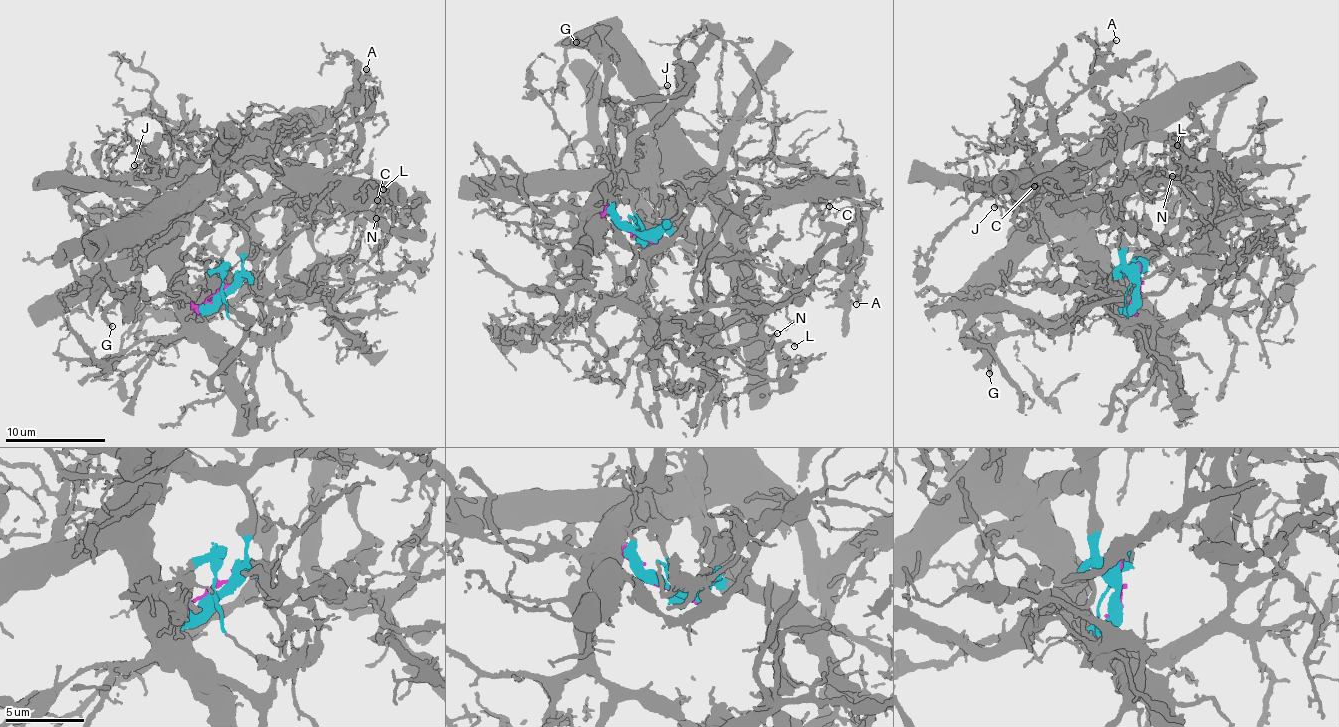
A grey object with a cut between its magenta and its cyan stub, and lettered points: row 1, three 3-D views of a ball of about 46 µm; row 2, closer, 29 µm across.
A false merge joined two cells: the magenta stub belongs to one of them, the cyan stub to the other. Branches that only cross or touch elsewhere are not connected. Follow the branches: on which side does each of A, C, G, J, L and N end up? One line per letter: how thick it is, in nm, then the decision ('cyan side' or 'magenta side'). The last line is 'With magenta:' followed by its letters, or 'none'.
A: 320 nm | cyan side
C: 160 nm | magenta side
G: 260 nm | magenta side
J: 140 nm | magenta side
L: 170 nm | cyan side
N: 160 nm | cyan side
With magenta: C, G, J

